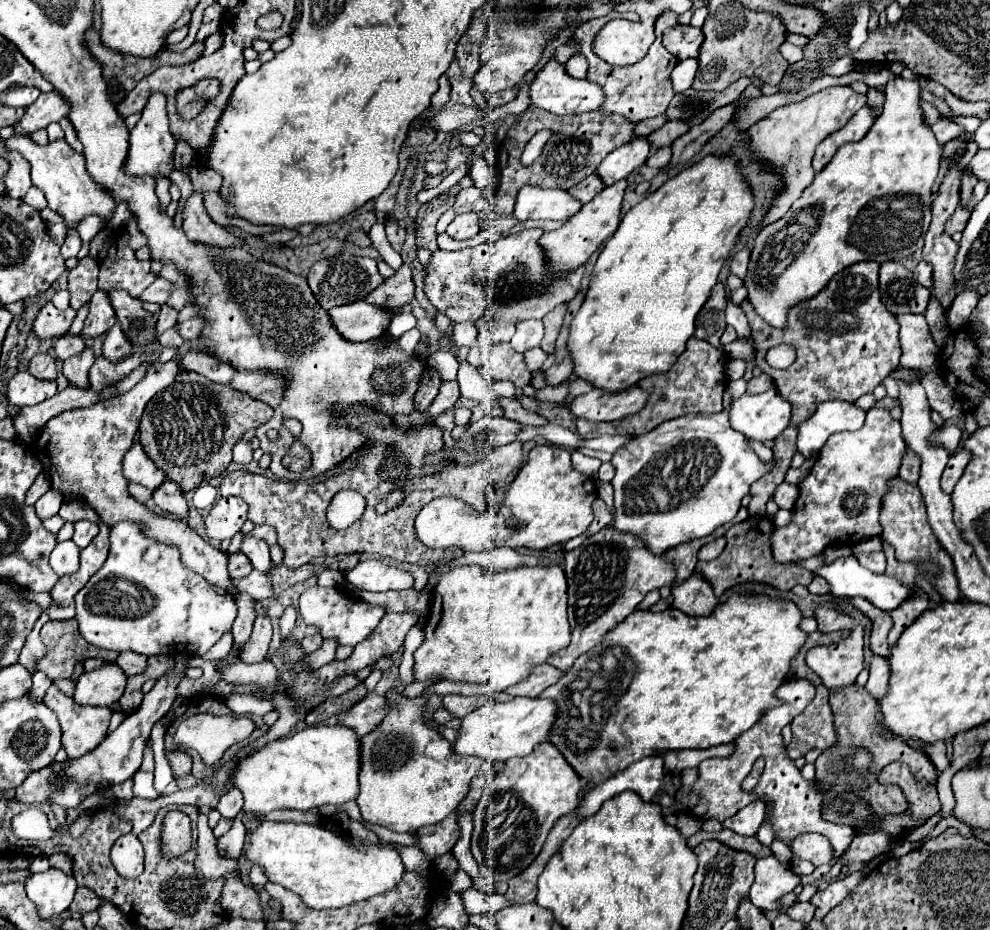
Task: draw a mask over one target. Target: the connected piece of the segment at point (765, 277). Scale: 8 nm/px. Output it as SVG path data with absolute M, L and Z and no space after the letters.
M902 77L888 81L884 113L874 121L870 133L860 143L840 147L832 161L816 173L812 185L788 209L788 213L758 233L750 253L744 287L748 289L754 311L770 327L784 329L788 325L788 309L818 295L842 269L860 261L884 263L890 259L904 259L924 247L924 235L930 225L930 203L934 199L932 187L938 177L942 145L938 145L932 129L924 125L918 105L918 81L906 81Z

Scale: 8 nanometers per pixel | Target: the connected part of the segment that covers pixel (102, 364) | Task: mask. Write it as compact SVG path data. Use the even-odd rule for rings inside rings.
M138 351L138 353L132 355L132 359L124 359L124 363L108 363L104 357L100 357L92 365L90 387L94 391L102 391L110 383L116 383L116 381L122 381L124 377L128 377L146 359L148 359L148 351L144 351L144 353Z

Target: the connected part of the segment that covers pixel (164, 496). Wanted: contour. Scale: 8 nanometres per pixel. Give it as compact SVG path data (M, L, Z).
M172 481L162 483L154 491L154 503L162 511L172 513L172 515L178 515L182 521L188 521L188 505L186 505L186 499L182 495L182 489L176 483L172 483Z

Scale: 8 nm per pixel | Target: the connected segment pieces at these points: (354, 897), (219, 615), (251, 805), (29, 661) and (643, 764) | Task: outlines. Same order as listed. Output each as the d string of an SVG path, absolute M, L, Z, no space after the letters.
M262 821L254 831L250 831L250 839L244 855L252 865L258 865L264 871L270 883L278 883L290 889L292 893L300 895L308 907L312 903L314 909L334 909L334 907L344 907L348 903L358 903L362 899L392 889L402 879L404 873L402 859L398 857L394 847L366 845L352 835L334 835L324 827L306 825L306 823L298 825L298 823Z
M120 521L116 527L112 527L112 531L110 531L110 555L108 555L106 563L90 577L90 581L86 583L86 587L84 587L82 591L78 591L78 595L76 595L76 621L78 621L78 625L80 625L82 637L84 637L90 645L96 645L96 647L100 647L100 649L112 649L112 651L134 651L134 653L140 653L140 655L146 655L146 657L150 657L150 655L160 655L160 653L174 657L174 655L180 655L180 653L184 653L184 651L190 653L190 655L202 657L202 655L204 655L206 651L210 651L210 647L232 627L234 619L236 619L236 603L234 603L234 599L228 595L228 591L224 591L222 587L216 587L216 585L208 583L208 581L206 581L204 577L200 577L198 573L186 569L186 567L182 565L182 561L180 561L180 551L178 551L178 547L166 545L166 543L156 541L156 539L152 539L152 537L146 537L146 535L142 533L140 523L134 523L134 521Z
M340 725L304 727L242 757L232 769L230 783L242 791L248 813L270 813L276 809L308 811L322 805L340 805L356 799L356 775L360 771L358 743L360 737Z
M42 613L40 619L36 621L32 633L28 635L28 639L26 639L24 647L22 647L20 659L18 659L18 663L20 663L22 667L26 667L30 675L36 673L36 665L34 665L34 663L38 663L38 661L44 657L44 653L46 653L46 649L44 649L44 645L42 645L42 641L40 641L40 635L38 635L40 629L42 629L42 625L44 625L46 621L48 621L48 615Z
M644 757L624 771L612 775L612 779L600 783L580 801L576 817L588 819L592 817L604 801L620 795L622 791L634 791L642 801L652 801L656 791L660 789L664 779L664 761L660 757Z

